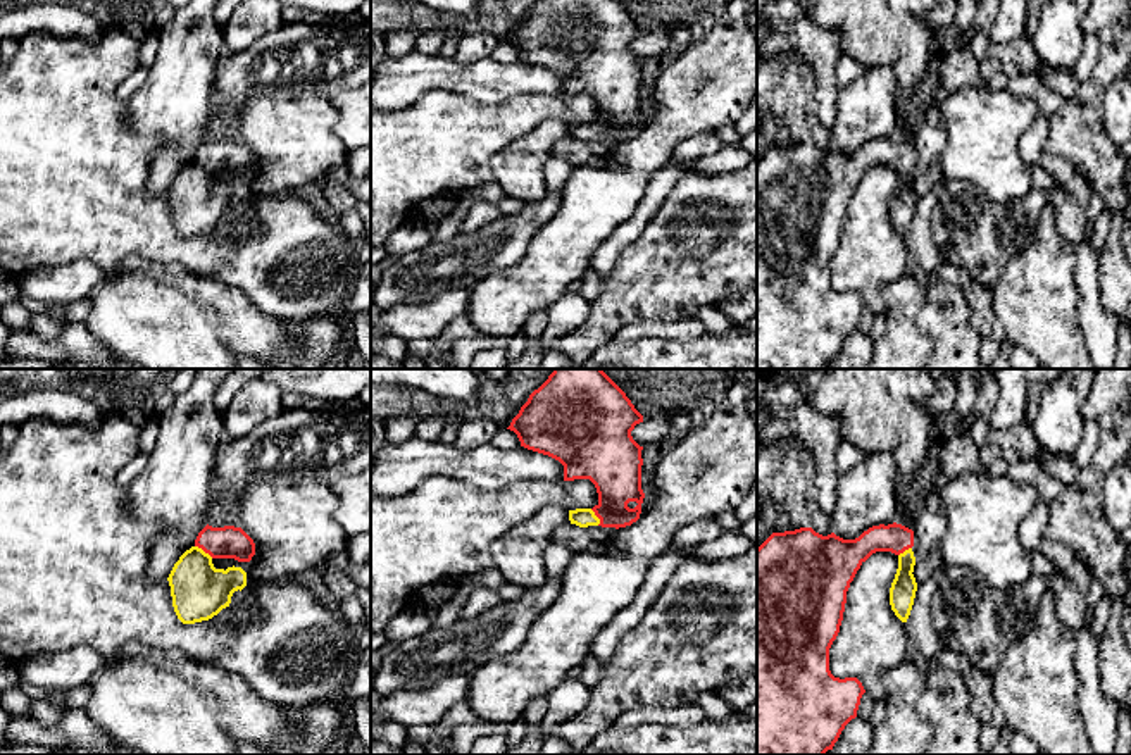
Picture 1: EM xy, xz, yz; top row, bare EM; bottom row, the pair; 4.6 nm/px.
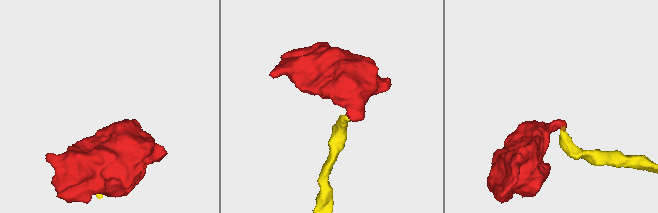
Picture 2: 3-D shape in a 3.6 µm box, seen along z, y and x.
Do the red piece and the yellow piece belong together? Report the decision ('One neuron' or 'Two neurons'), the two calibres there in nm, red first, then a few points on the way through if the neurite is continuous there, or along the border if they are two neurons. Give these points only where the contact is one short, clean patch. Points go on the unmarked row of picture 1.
One neuron. Thickness 150 nm (red) against 260 nm. Path across: xy (228, 155), (212, 155), (204, 164), (199, 171), (199, 204)

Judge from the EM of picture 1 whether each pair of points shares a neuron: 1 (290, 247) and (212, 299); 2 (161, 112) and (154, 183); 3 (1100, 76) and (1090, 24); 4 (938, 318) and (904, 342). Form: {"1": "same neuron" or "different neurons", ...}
{"1": "different neurons", "2": "same neuron", "3": "different neurons", "4": "different neurons"}

